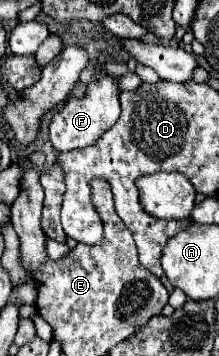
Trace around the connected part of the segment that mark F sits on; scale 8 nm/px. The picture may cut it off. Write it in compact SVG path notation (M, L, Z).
M101 52L95 58L95 62L93 62L97 76L87 84L85 96L81 100L65 102L63 108L55 112L55 116L51 120L51 126L49 126L49 138L51 138L51 142L53 142L53 146L57 150L67 152L67 150L89 146L91 142L95 142L103 132L107 132L119 120L119 114L121 114L121 106L119 106L119 96L121 96L119 78L117 76L109 76L109 74L105 74L101 70L103 66L113 64L113 62L117 62L113 56Z

